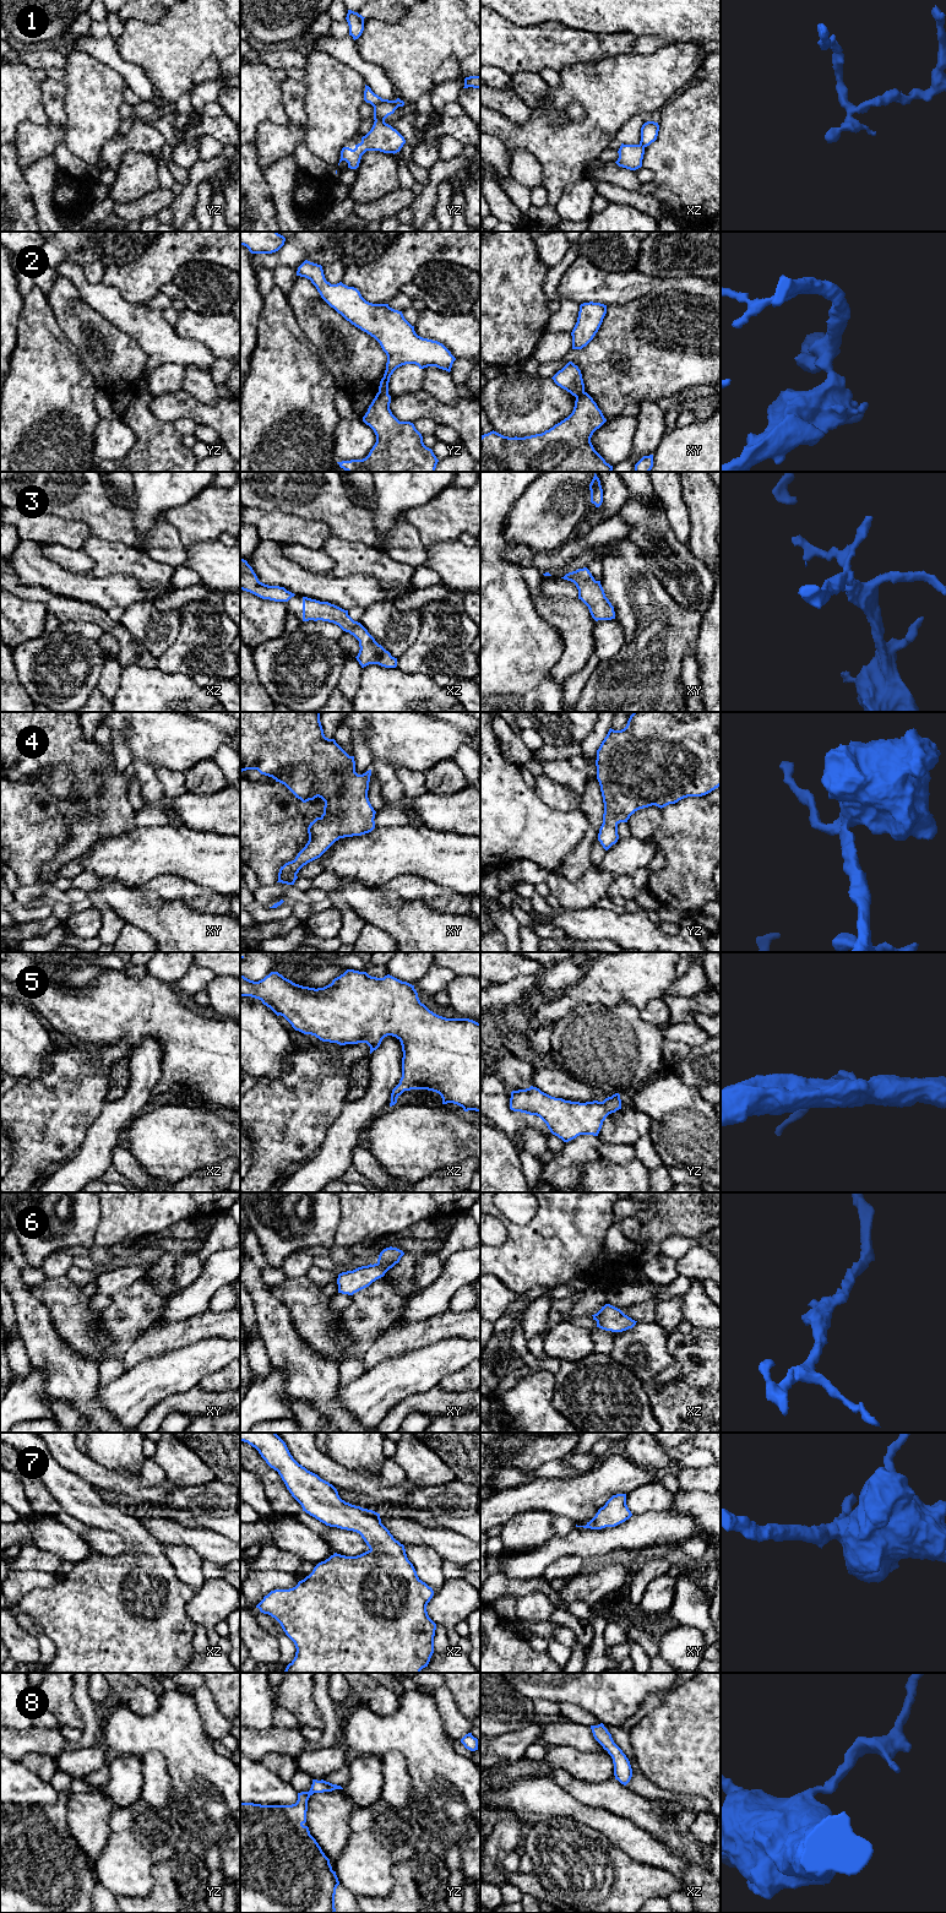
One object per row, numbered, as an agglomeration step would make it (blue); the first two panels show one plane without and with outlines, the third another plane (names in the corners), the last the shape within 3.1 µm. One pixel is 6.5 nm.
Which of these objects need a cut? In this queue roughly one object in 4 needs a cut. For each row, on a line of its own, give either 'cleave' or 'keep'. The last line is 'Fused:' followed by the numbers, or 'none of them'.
1: cleave
2: cleave
3: keep
4: keep
5: keep
6: keep
7: keep
8: keep
Fused: 1, 2

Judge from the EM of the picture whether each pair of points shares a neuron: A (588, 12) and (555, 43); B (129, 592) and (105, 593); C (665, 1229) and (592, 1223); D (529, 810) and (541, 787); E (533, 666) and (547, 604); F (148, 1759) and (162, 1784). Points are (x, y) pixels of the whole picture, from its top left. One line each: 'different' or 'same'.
A: different
B: same
C: different
D: different
E: different
F: same

